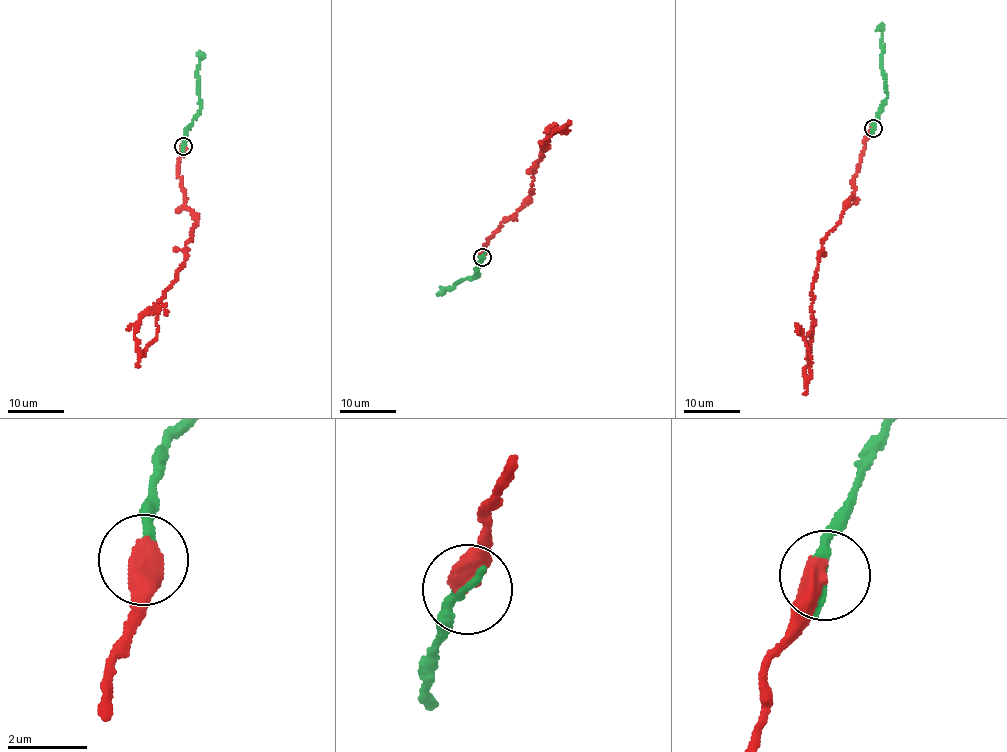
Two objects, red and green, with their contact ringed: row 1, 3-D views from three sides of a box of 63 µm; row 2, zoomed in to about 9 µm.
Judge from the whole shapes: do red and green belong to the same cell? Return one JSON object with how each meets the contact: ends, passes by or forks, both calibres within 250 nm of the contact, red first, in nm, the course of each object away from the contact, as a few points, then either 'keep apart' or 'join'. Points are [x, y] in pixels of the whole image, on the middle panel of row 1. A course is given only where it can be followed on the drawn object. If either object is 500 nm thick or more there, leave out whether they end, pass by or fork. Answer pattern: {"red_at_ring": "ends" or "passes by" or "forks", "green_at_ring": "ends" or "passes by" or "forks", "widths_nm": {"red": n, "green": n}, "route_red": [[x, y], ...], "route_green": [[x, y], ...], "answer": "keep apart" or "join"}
{"widths_nm": {"red": 600, "green": 280}, "route_red": [[482, 256], [532, 197], [543, 144], [558, 129], [566, 132], [549, 130], [558, 126]], "route_green": [[482, 258], [478, 260], [475, 277], [456, 283], [436, 294]], "answer": "keep apart"}

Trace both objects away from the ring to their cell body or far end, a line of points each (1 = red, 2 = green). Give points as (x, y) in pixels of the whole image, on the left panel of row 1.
1: (184, 145), (178, 177), (197, 222), (177, 279), (139, 323), (139, 353), (156, 338), (159, 310), (167, 315)
2: (183, 146), (187, 127), (200, 110), (196, 75), (199, 50)

